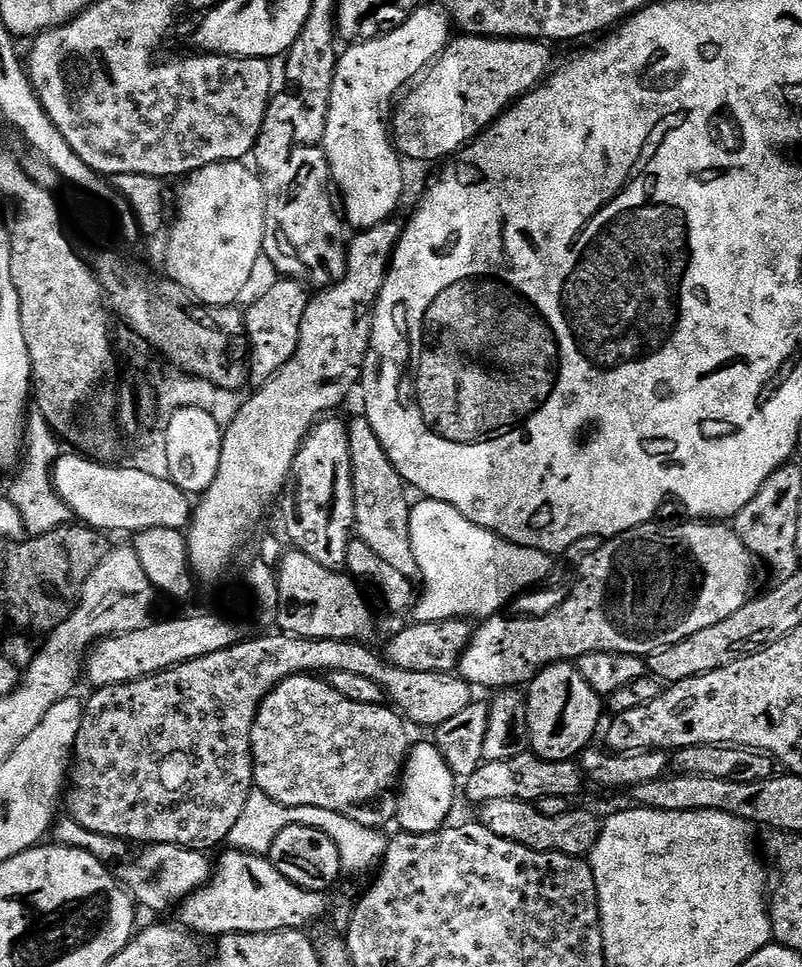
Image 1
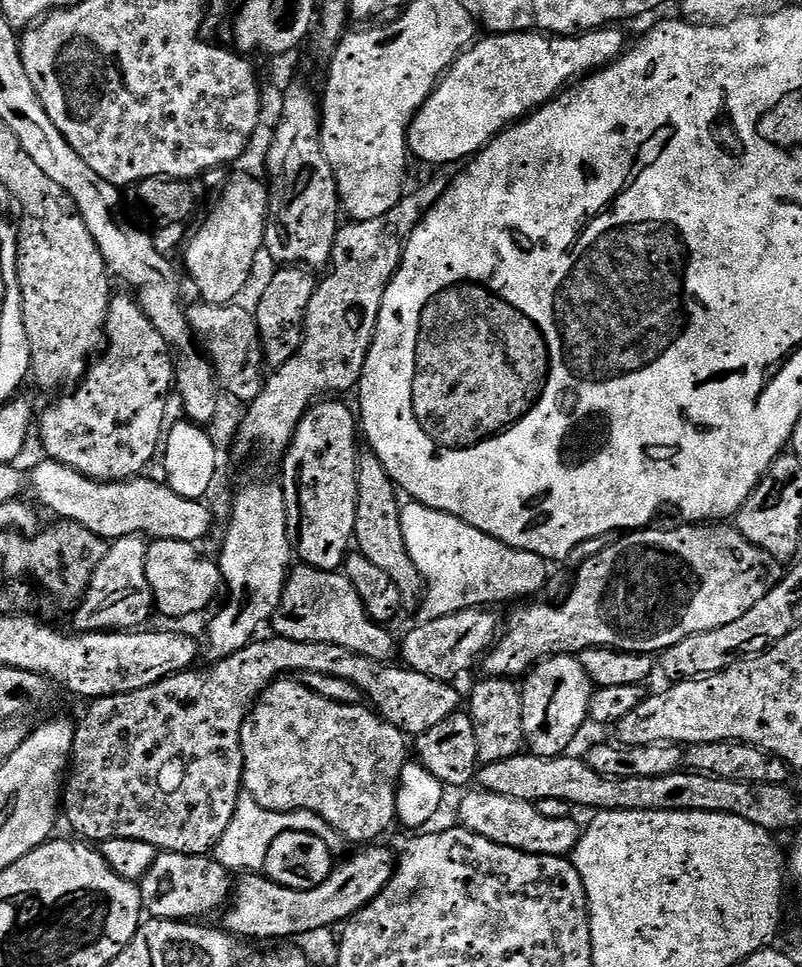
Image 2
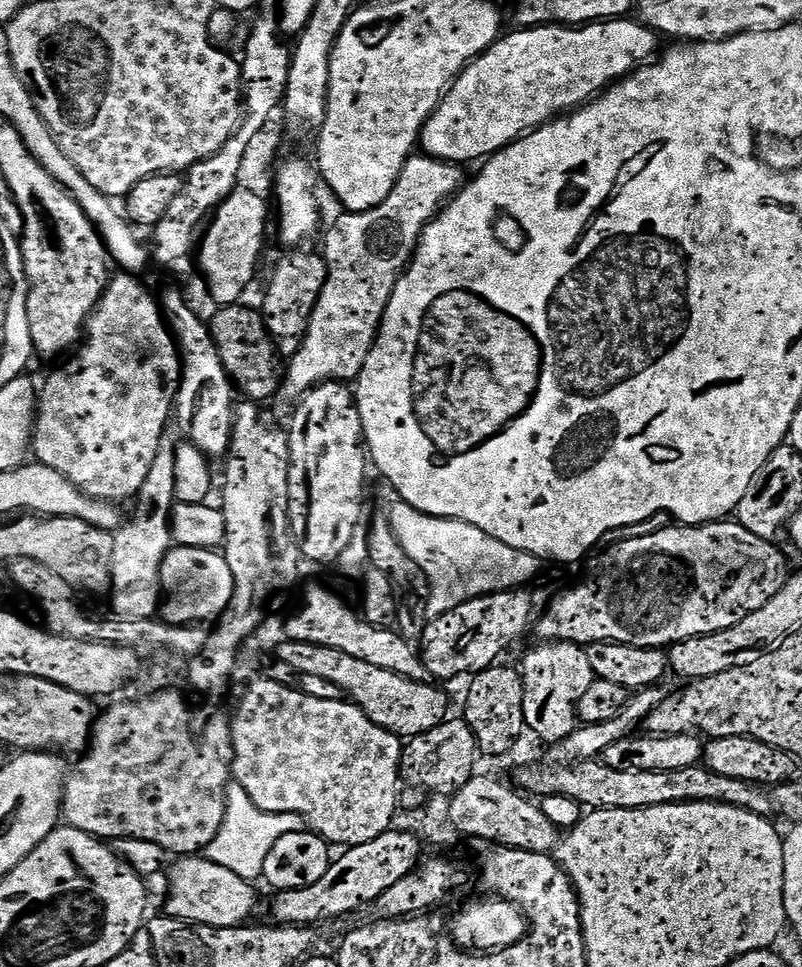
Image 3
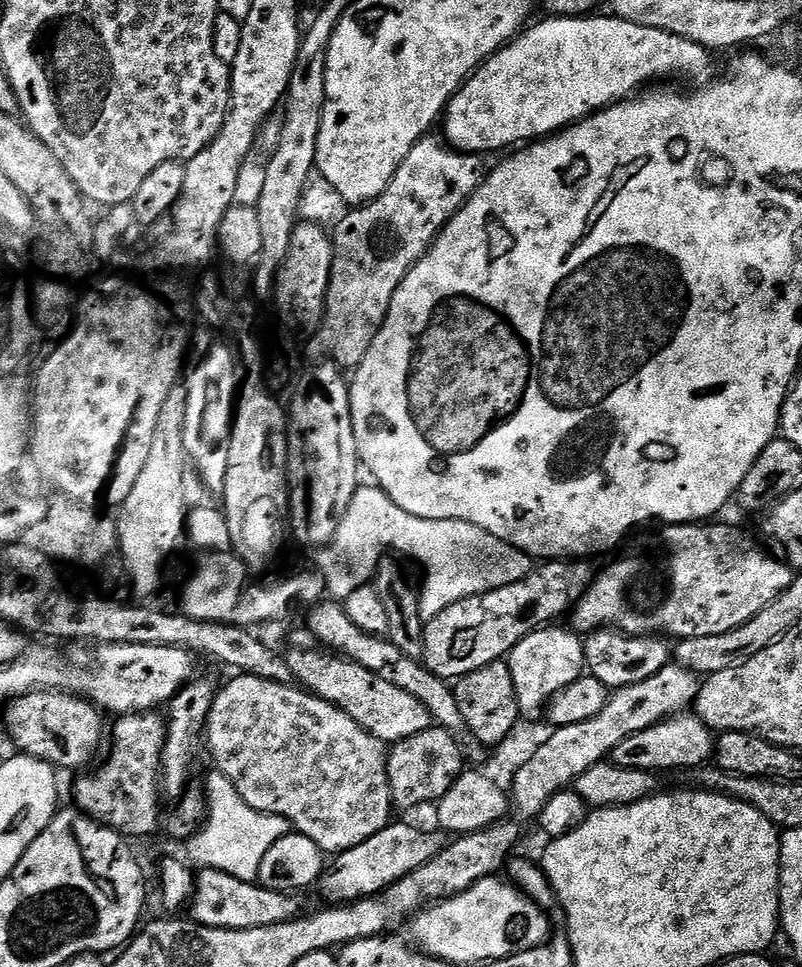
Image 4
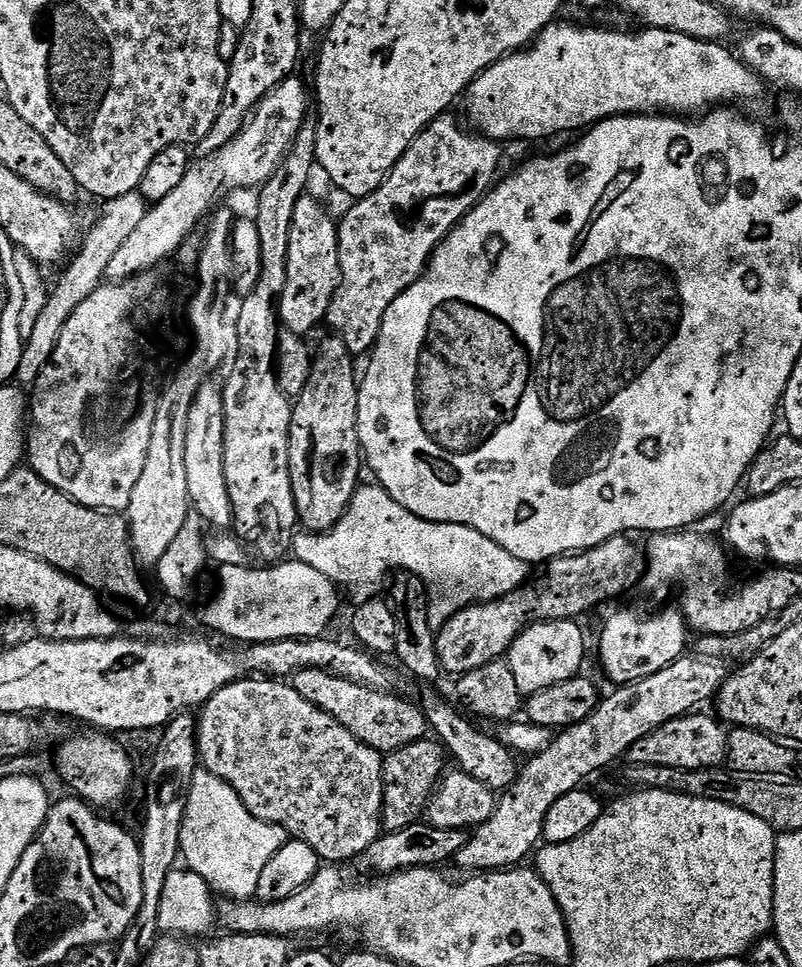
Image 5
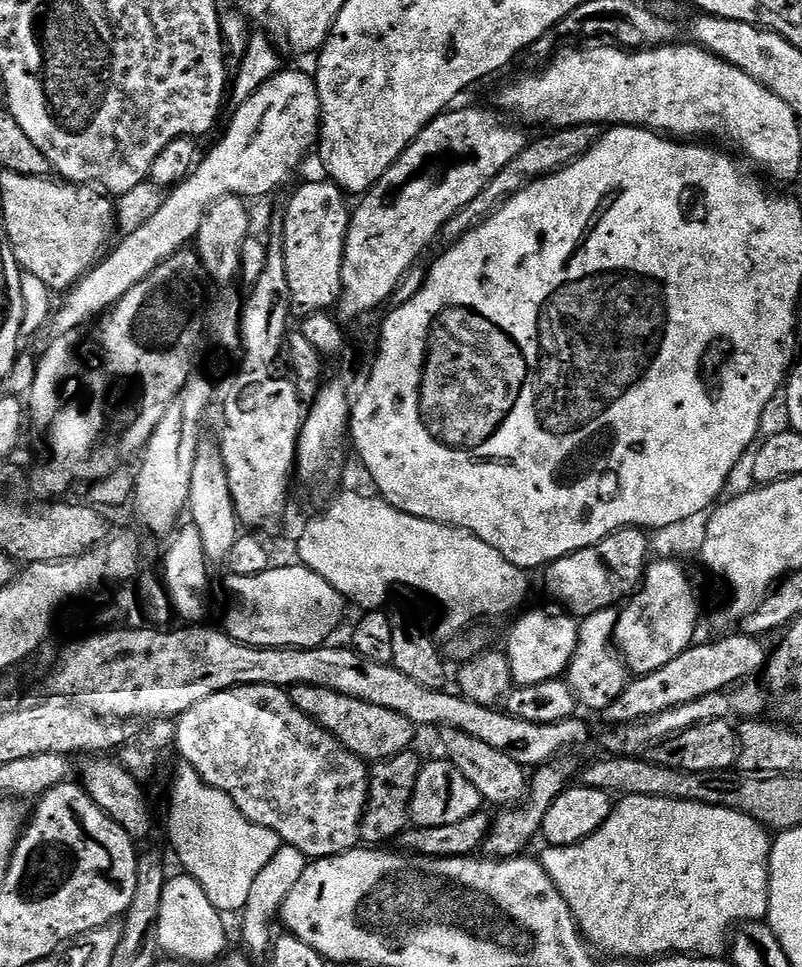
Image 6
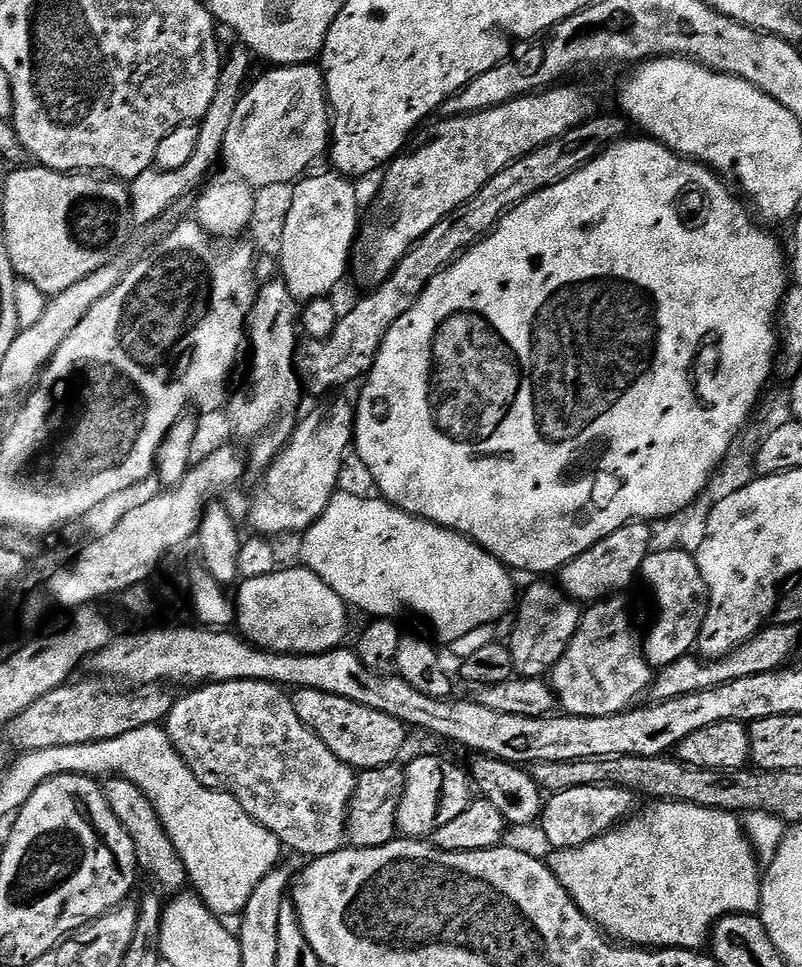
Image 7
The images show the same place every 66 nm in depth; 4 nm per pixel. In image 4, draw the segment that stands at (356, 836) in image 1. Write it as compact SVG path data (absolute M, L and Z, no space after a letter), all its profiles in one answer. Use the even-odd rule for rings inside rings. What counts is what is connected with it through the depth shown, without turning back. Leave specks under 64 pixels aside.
M219 770L213 771L213 776L208 780L208 788L212 791L210 819L203 831L191 837L186 844L188 856L193 860L191 863L200 870L213 868L239 880L259 881L262 858L266 858L266 850L270 850L274 842L288 835L288 820L251 808L242 794L238 794L232 781L227 780Z

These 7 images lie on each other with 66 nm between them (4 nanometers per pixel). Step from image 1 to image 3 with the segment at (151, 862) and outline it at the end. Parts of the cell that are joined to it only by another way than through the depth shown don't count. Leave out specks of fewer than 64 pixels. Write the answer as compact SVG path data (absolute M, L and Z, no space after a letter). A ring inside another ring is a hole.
M207 855L181 856L167 869L168 908L167 915L175 920L189 920L191 924L205 924L215 928L239 928L247 925L256 912L256 887L244 880L234 870L218 866Z

